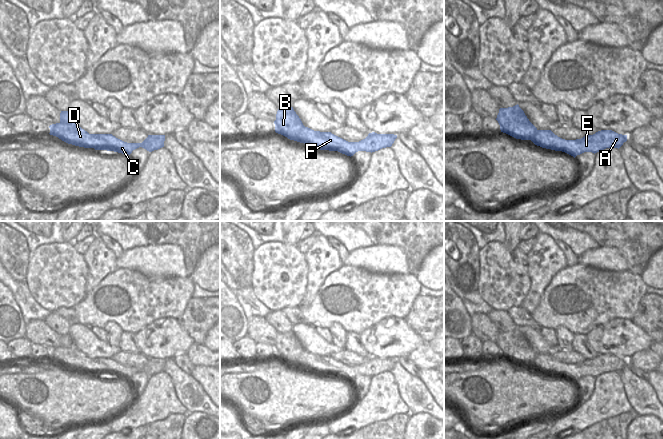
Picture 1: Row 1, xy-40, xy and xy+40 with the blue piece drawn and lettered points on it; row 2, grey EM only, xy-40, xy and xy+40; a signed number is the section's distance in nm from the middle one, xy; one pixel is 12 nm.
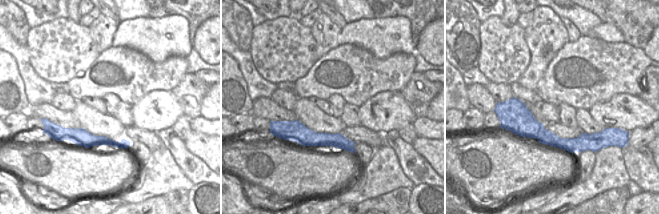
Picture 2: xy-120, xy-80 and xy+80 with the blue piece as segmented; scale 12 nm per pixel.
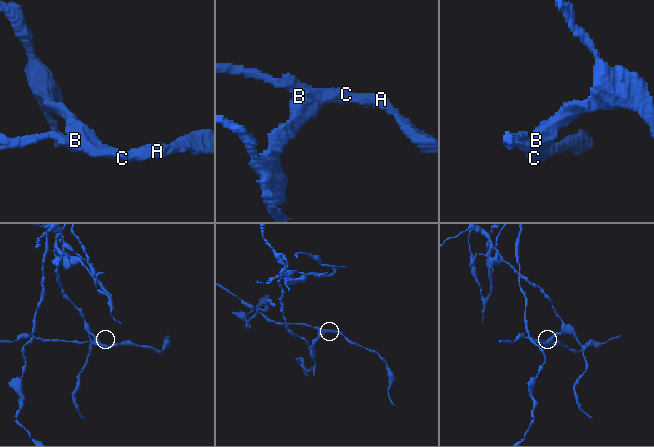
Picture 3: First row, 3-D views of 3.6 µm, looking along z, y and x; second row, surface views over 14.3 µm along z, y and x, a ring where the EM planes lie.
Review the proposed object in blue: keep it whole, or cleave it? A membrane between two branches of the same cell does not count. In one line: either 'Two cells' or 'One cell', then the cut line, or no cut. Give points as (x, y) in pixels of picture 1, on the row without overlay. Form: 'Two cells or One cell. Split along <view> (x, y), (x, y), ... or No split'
Two cells. Split along xy (304, 350), (297, 358), (288, 358), (283, 354), (278, 357).

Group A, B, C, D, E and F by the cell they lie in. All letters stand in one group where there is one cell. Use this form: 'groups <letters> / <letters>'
groups A C D E F / B

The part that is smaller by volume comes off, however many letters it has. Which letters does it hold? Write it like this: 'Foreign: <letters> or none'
Foreign: A, C, D, E, F.

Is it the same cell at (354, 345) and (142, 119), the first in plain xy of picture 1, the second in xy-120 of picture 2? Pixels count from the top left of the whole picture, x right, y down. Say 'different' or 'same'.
different

